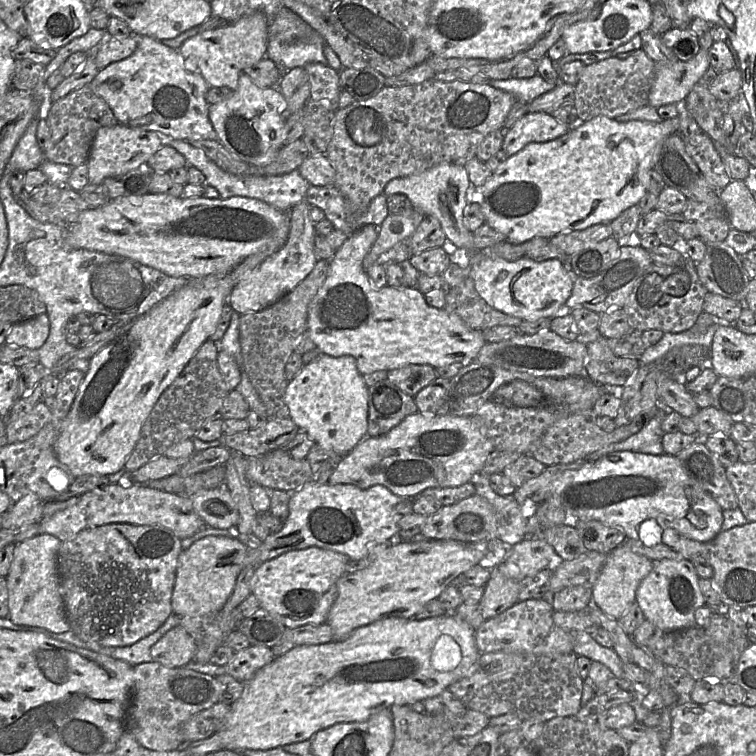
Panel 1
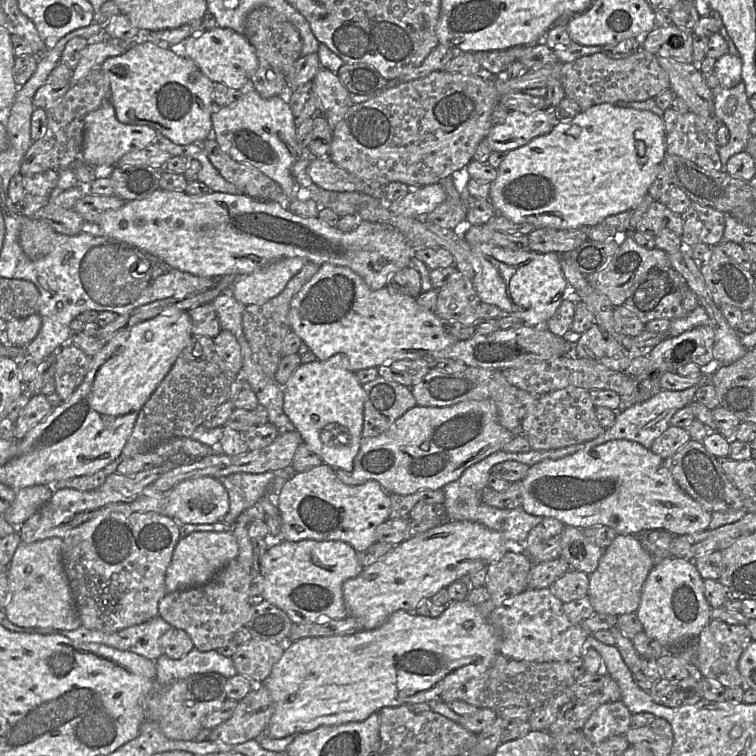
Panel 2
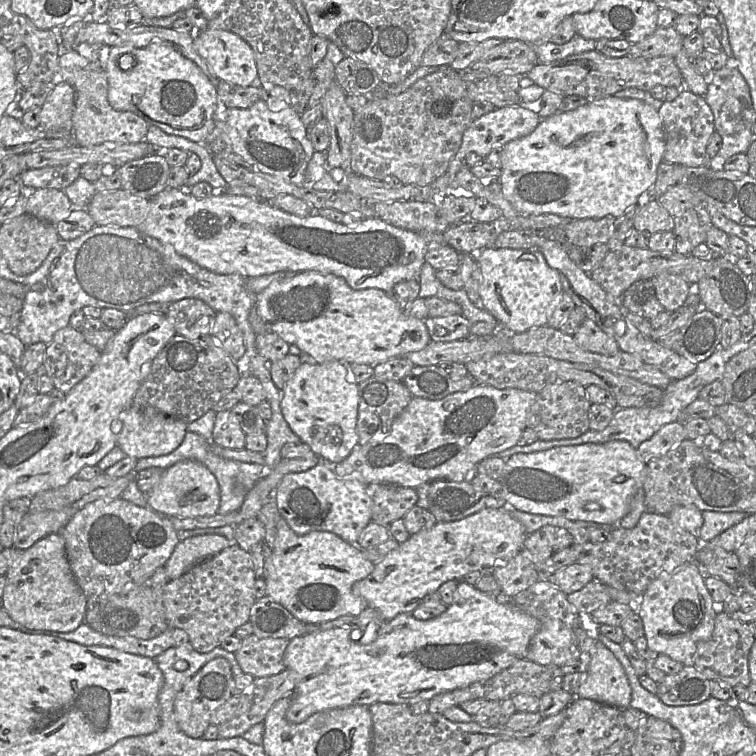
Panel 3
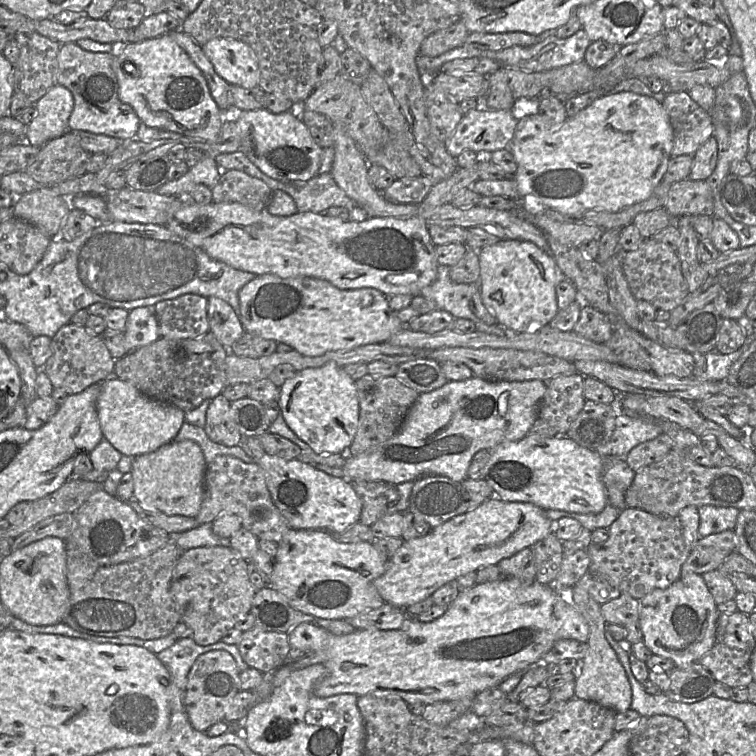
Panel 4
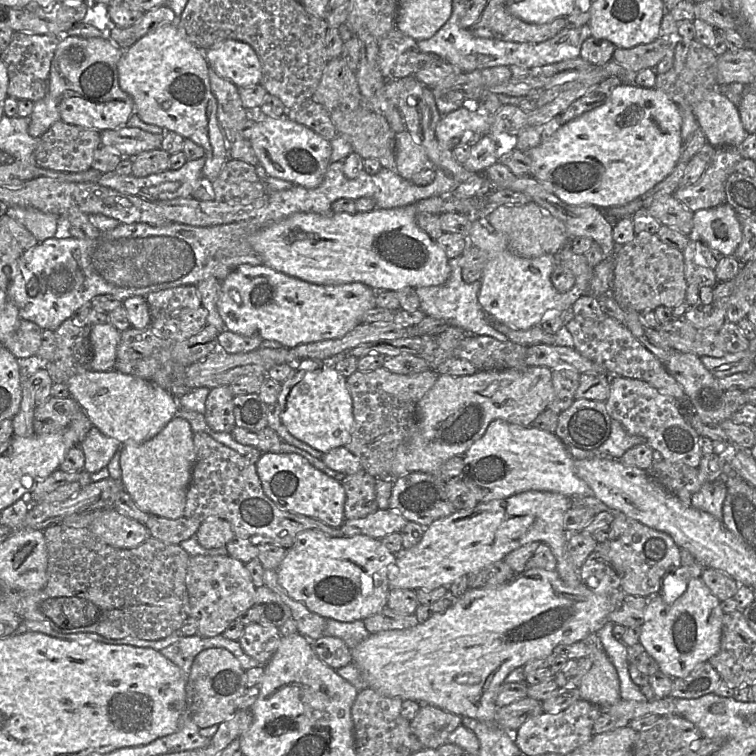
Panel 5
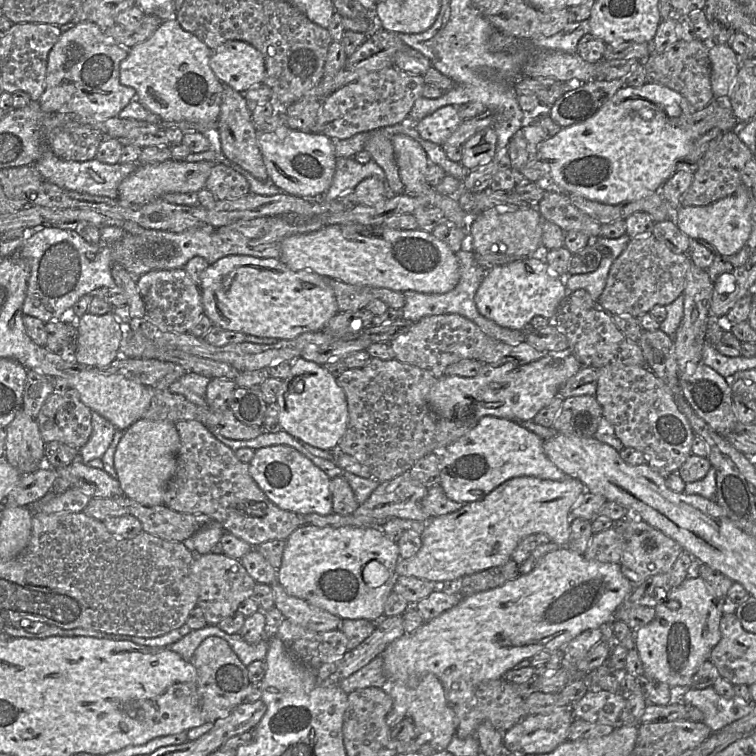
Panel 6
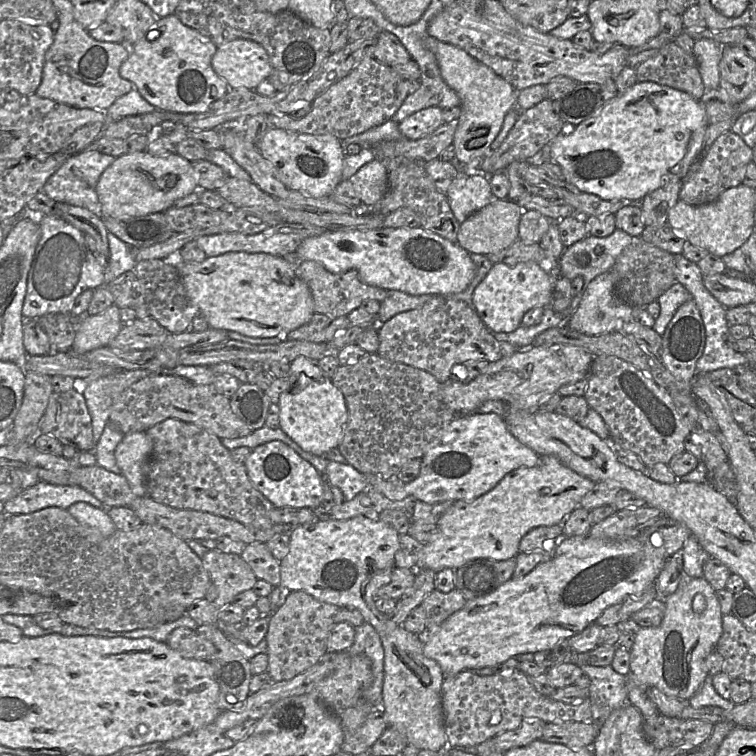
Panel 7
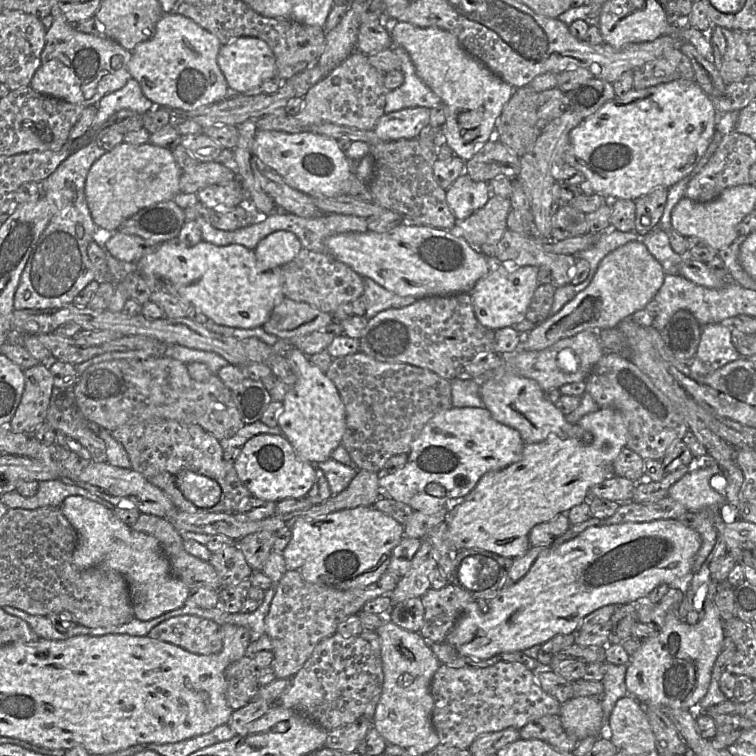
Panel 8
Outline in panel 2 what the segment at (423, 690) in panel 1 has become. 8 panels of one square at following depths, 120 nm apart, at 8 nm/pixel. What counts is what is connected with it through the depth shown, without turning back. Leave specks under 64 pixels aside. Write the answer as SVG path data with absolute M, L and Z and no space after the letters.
M466 599L463 601L450 601L444 612L436 618L417 615L415 612L398 610L383 625L373 630L361 630L354 634L342 636L305 637L291 643L287 642L287 647L285 646L282 657L274 665L269 678L263 682L268 688L274 702L274 712L264 735L272 738L283 738L297 733L308 732L320 726L360 722L384 707L397 707L405 704L430 702L434 699L439 699L439 696L444 691L484 674L499 653L499 643L499 634L489 622L488 618L484 617Z

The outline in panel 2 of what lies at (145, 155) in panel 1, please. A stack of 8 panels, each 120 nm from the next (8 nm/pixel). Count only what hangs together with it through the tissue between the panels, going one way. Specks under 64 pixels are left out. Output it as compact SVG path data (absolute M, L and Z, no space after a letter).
M110 100L85 117L82 160L96 167L96 177L111 170L125 154L145 148L156 141L158 131L147 125L121 123Z

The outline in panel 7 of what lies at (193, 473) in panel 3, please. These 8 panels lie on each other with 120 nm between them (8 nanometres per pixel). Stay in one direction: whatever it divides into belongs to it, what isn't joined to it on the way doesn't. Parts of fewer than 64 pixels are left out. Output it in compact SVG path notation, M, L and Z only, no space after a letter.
M146 431L124 435L115 449L116 463L136 496L147 495L146 468L153 450L153 442Z

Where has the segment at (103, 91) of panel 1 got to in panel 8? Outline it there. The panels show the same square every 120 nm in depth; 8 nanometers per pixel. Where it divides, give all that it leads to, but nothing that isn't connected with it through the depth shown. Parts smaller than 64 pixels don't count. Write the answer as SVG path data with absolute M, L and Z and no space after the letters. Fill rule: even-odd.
M177 13L164 14L156 24L155 34L131 51L128 72L154 105L196 110L230 95L226 78L217 63L221 46L215 35L192 19ZM122 142L106 151L93 163L85 181L85 197L95 225L102 229L116 231L123 221L141 209L159 202L173 200L180 193L179 181L182 172L171 149L156 146L151 142L141 145Z

